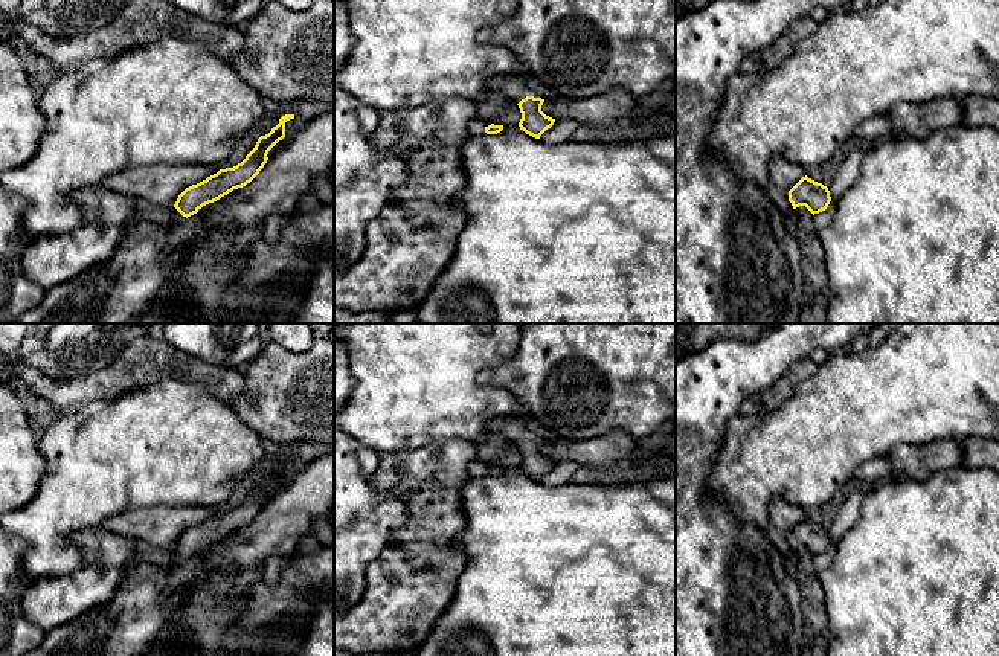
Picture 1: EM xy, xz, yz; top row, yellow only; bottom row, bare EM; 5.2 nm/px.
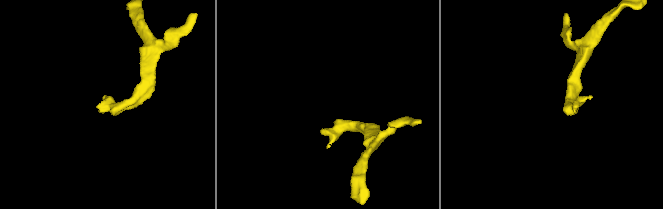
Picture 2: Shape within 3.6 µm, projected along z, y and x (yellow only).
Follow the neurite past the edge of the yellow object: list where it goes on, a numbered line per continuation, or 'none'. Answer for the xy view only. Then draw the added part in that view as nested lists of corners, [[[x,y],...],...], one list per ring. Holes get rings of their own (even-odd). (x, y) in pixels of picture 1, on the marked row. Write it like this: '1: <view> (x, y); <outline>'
1: xy (121, 289); [[[177,209],[166,226],[134,218],[125,226],[108,261],[47,290],[43,301],[27,310],[17,323],[130,323],[151,307],[175,269],[180,252],[169,252],[166,247],[171,232],[183,220],[186,217]]]

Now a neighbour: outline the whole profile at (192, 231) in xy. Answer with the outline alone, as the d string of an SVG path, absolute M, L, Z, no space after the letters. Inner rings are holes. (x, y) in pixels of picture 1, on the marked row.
M334 110L316 116L299 127L291 140L271 159L265 168L241 188L244 198L230 206L217 201L198 209L171 232L168 252L177 250L180 259L171 273L177 273L188 252L203 243L209 230L253 224L264 214L294 212L299 198L310 191L314 177L328 177L334 166Z

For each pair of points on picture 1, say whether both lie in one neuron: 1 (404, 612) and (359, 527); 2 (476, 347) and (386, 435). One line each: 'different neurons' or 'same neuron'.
1: different neurons
2: same neuron

